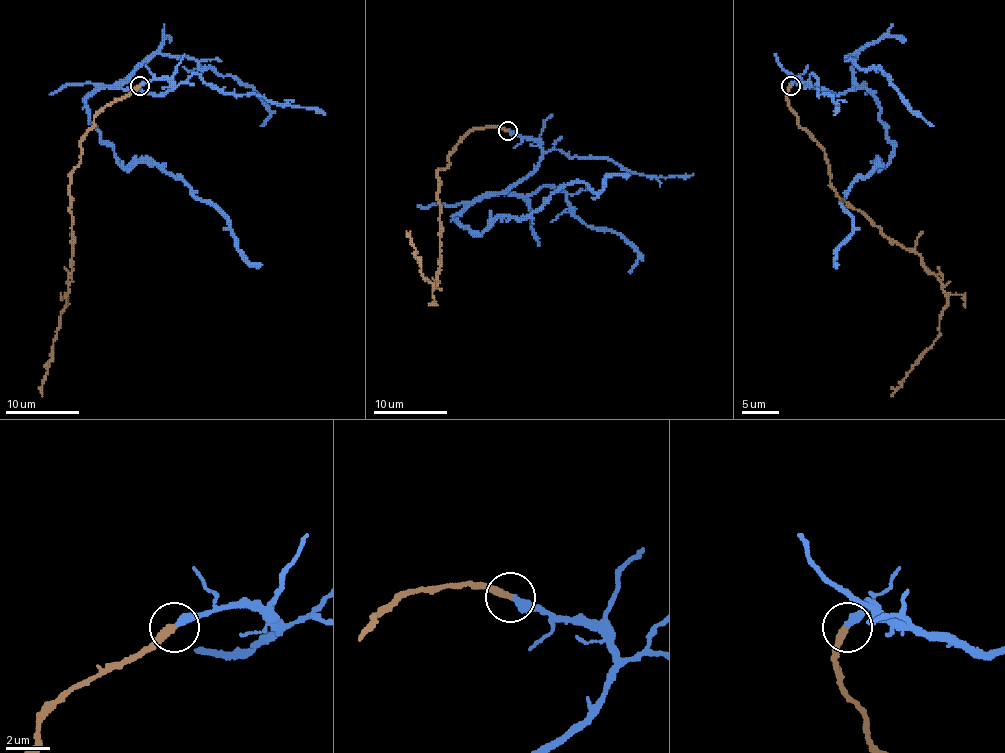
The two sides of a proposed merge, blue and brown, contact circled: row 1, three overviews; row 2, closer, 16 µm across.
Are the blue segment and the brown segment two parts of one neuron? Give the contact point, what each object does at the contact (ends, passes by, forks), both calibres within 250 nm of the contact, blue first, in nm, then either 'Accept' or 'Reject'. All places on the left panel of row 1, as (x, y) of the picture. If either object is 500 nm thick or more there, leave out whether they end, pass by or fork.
Place: (139, 86). At the ring blue ends. At the ring brown ends. Thickness 400 nm (blue) against 340 nm. Accept

